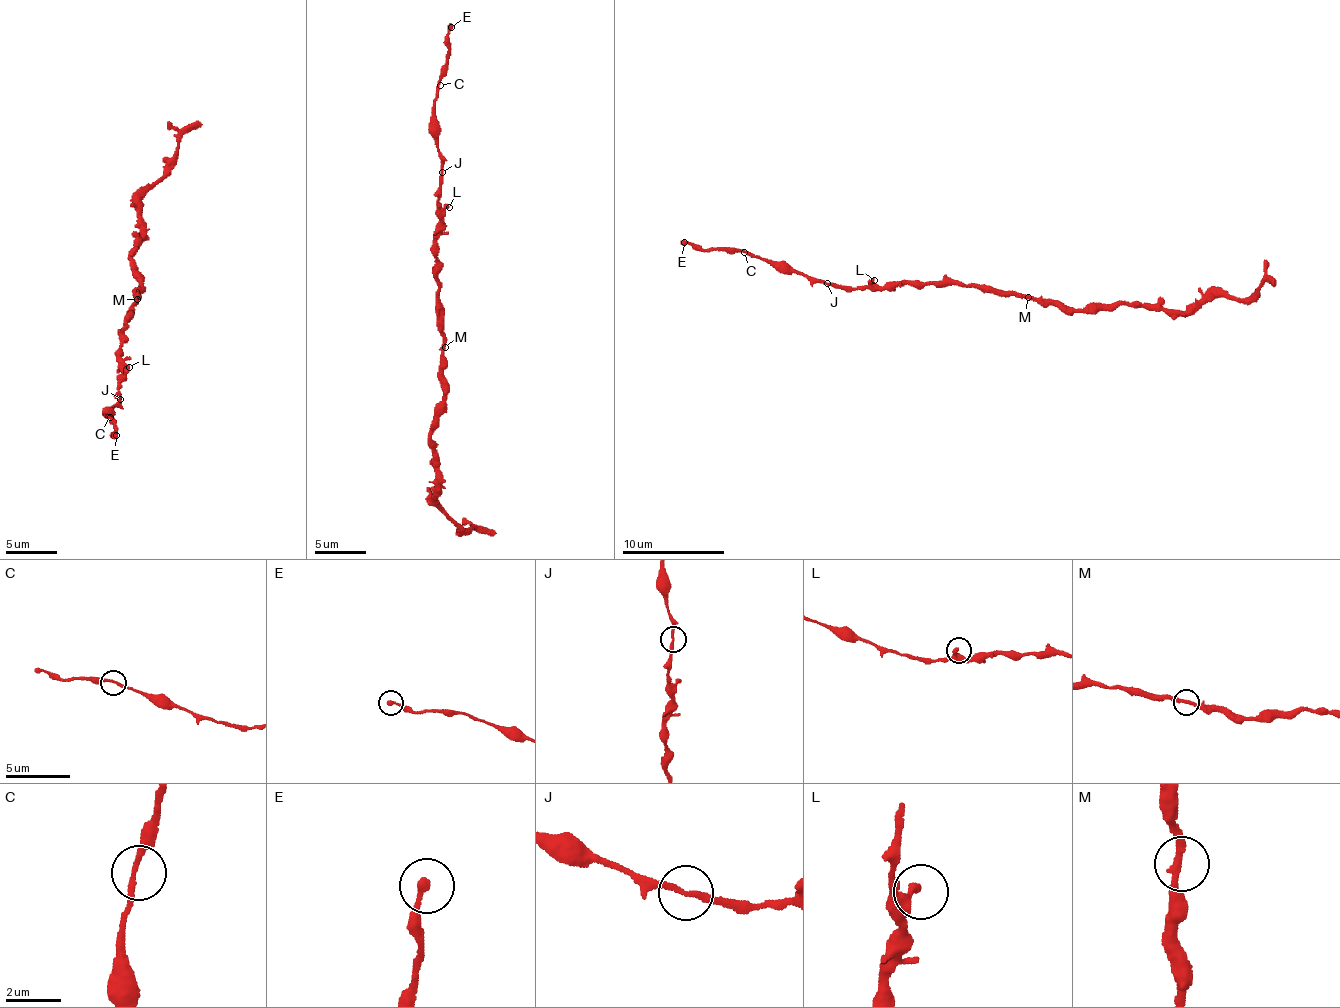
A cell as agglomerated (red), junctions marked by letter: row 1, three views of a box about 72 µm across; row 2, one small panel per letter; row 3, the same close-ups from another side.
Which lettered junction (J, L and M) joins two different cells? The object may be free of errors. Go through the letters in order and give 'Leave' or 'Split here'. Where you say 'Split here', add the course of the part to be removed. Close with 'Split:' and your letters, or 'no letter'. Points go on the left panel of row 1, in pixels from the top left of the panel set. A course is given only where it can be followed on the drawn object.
J: Leave
L: Leave
M: Leave
Split: no letter

